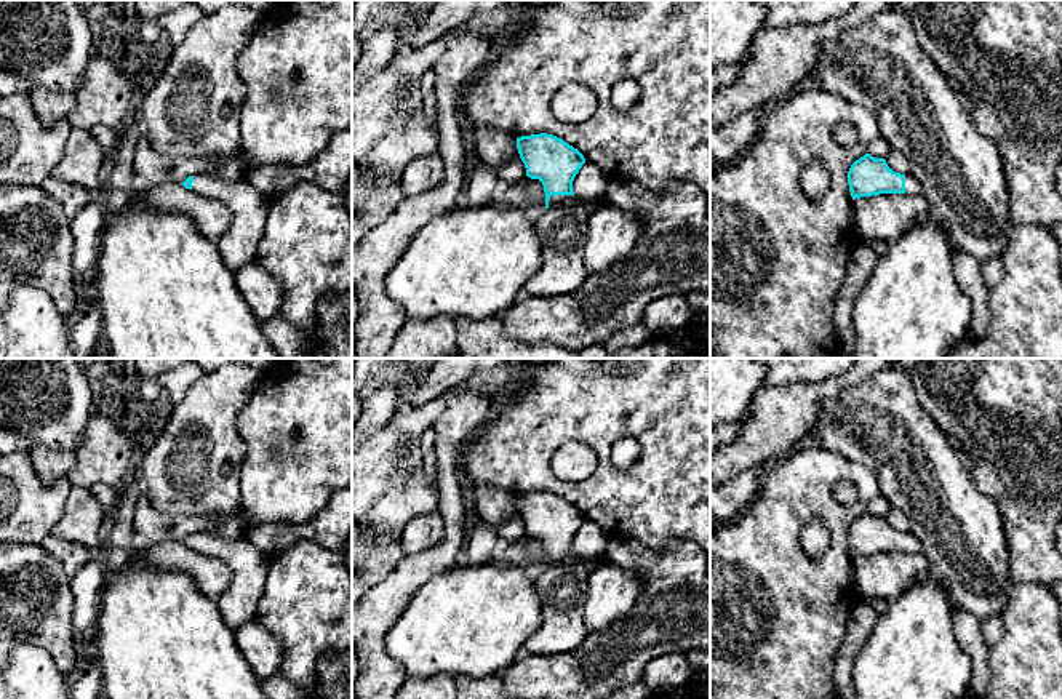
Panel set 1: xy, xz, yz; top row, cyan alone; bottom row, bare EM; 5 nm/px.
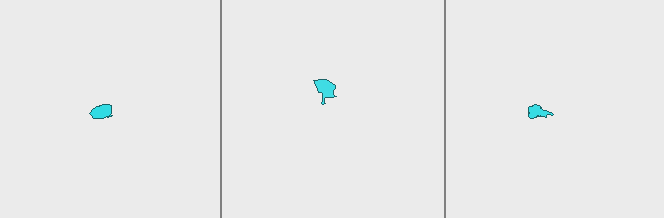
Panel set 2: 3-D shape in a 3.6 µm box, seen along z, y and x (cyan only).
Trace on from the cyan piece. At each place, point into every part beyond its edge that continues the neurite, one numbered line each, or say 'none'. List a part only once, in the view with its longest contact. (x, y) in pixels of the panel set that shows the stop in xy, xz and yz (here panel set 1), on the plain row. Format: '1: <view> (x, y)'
1: xz (555, 559)

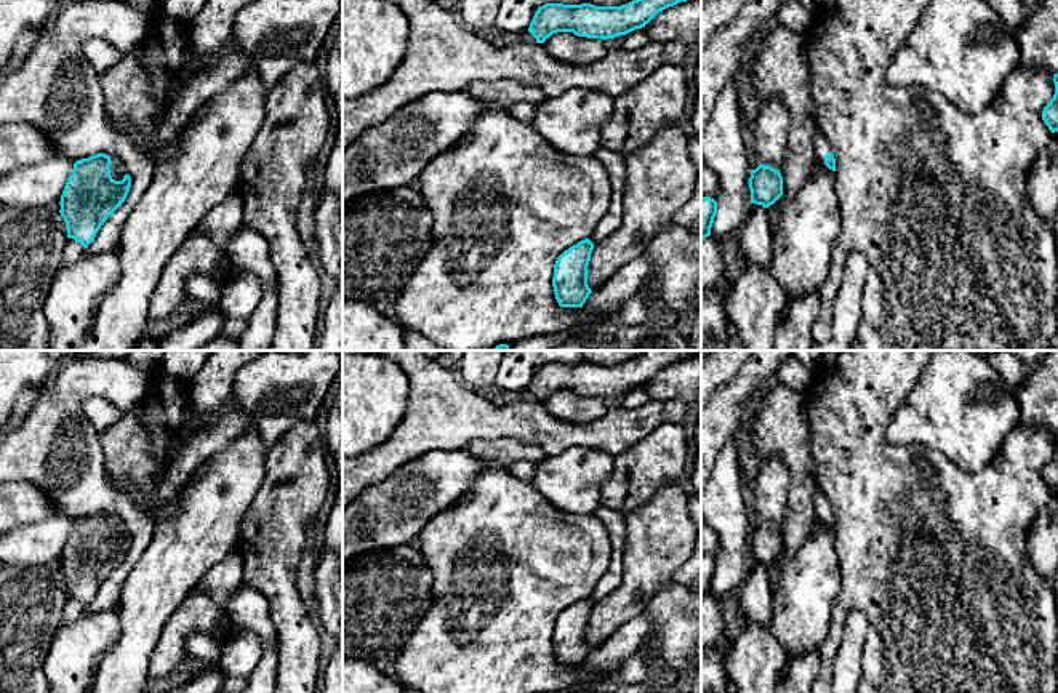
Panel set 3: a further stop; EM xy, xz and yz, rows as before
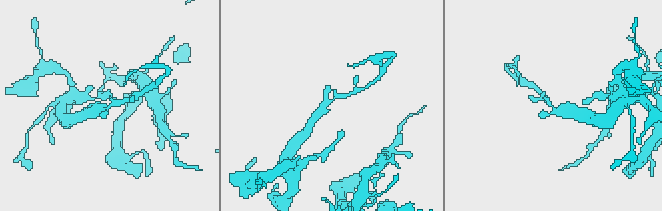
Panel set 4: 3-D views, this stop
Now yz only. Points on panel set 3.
1: yz (821, 504)

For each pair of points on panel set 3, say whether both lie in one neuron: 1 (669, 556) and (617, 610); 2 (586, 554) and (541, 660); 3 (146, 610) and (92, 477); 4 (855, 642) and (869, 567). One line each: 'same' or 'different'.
1: same
2: same
3: different
4: different

